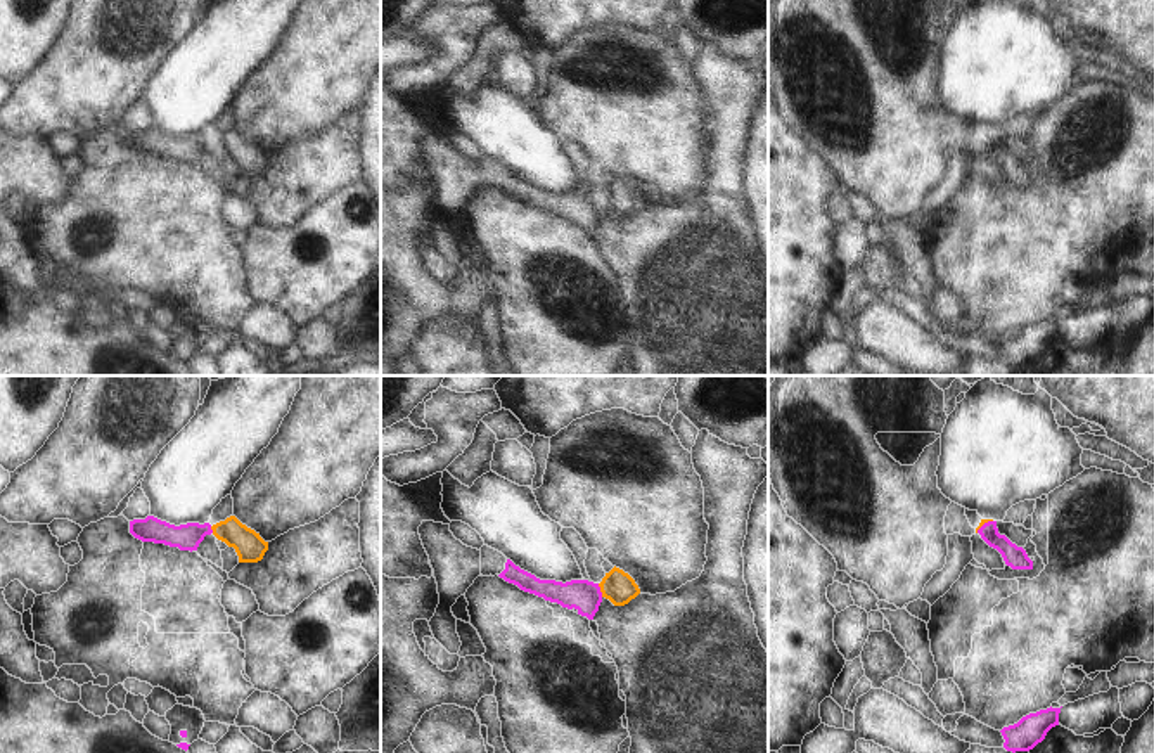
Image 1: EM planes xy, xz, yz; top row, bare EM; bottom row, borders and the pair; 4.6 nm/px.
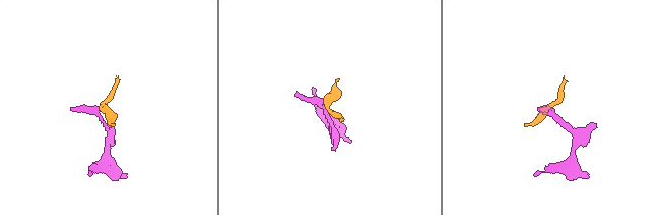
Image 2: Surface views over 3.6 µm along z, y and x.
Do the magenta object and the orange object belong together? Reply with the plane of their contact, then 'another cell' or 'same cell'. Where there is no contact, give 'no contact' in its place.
contact in xz; another cell

